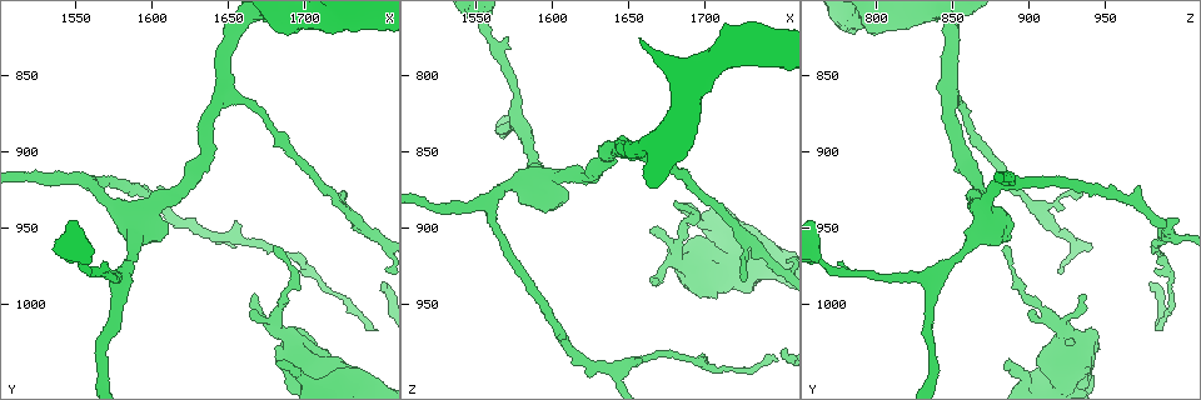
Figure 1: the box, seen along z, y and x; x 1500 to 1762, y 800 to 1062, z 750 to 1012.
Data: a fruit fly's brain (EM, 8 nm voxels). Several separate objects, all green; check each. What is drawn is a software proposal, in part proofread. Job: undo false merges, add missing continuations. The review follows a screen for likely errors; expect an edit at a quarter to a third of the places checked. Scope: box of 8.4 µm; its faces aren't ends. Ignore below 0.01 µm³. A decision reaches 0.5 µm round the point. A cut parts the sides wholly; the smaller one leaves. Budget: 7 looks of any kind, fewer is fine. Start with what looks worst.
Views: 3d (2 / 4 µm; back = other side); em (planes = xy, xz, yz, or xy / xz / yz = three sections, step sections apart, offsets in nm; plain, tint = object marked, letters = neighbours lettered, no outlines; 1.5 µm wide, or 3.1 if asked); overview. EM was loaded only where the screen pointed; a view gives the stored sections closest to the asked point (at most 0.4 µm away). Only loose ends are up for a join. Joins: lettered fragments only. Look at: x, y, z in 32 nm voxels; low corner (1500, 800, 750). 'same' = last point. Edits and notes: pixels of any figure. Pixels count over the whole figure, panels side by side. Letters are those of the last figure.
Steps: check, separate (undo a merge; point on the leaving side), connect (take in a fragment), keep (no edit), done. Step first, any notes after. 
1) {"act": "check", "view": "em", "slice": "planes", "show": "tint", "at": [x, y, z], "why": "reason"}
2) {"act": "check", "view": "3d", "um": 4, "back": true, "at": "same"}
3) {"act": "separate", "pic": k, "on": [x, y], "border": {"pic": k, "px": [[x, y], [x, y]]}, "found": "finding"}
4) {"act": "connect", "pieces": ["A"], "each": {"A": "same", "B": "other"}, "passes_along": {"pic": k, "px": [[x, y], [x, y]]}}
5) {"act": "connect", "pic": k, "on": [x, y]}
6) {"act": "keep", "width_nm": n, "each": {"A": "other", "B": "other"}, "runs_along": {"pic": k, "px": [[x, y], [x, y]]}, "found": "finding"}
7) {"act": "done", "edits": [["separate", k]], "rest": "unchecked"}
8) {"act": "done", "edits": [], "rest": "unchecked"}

{"act": "check", "view": "em", "slice": "planes", "show": "letters", "at": [1664, 1006, 900], "why": "free end"}

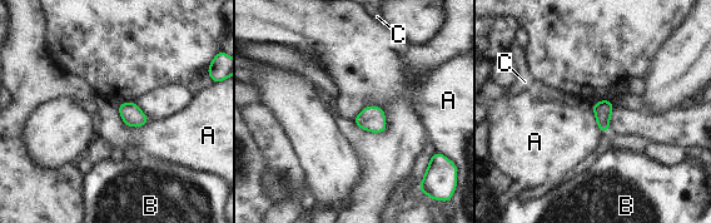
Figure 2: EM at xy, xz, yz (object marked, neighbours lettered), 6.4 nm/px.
{"act": "keep", "longest_contact_nm": ["A", 240], "each": {"A": "other", "B": "other", "C": "other"}, "border": {"pic": 2, "px": [[117, 104], [128, 127], [149, 120]]}, "found": "no lettered fragment goes on from it"}

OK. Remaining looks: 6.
{"act": "check", "view": "3d", "um": 4, "at": [1722, 930, 930], "why": "branch stops here"}

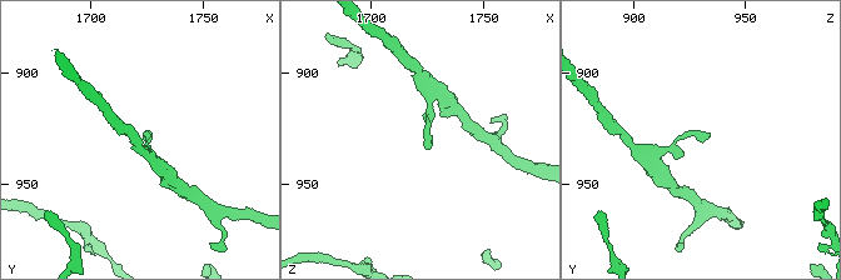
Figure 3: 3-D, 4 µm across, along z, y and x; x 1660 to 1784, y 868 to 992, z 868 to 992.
{"act": "check", "view": "em", "slice": "planes", "show": "tint", "at": [1723, 931, 932], "why": "need the tissue"}

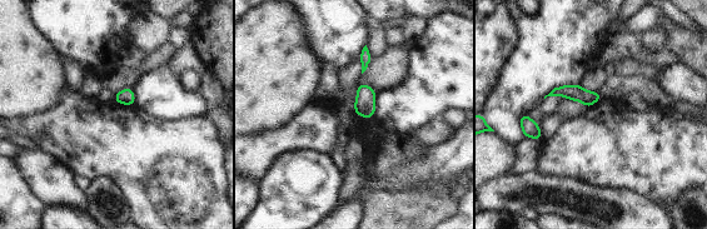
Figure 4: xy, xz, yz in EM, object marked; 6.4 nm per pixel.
{"act": "check", "view": "em", "slice": "planes", "show": "letters", "at": "same", "why": "see the neighbours"}

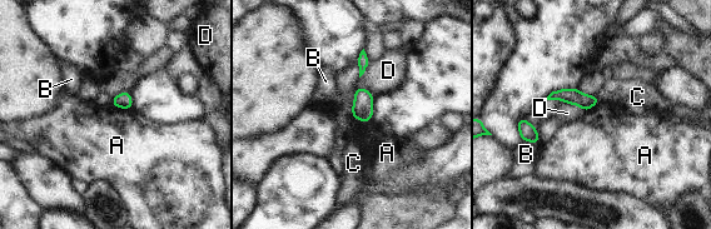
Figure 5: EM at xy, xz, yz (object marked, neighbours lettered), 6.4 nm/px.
{"act": "keep", "width_nm": 100, "each": {"A": "other", "B": "other", "C": "other", "D": "other"}, "border": {"pic": 5, "px": [[112, 104], [132, 109]]}, "found": "none of them fits"}

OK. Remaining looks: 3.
{"act": "check", "view": "em", "slice": "xy", "step": 4, "show": "tint", "at": [1554, 976, 766], "why": "thick turns thin"}

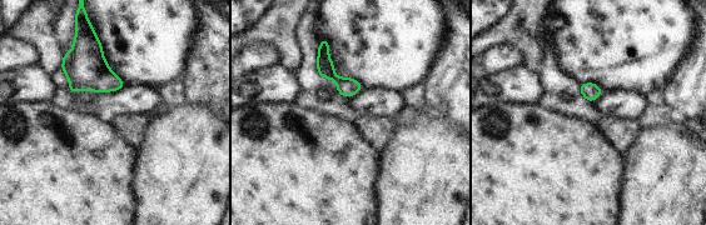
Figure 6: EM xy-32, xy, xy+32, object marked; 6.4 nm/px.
{"act": "check", "view": "em", "slice": "planes", "show": "letters", "at": "same", "why": "another direction"}

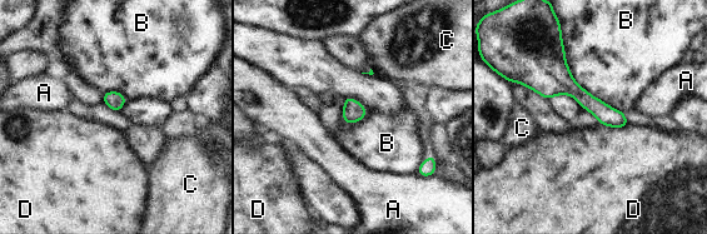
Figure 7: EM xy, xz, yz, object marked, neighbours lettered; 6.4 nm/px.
{"act": "keep", "width_nm": 120, "each": {"A": "other", "B": "other", "C": "other", "D": "other"}, "found": "continuous, no second neuron"}

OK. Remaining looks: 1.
{"act": "done", "edits": [], "rest": "unchecked"}

